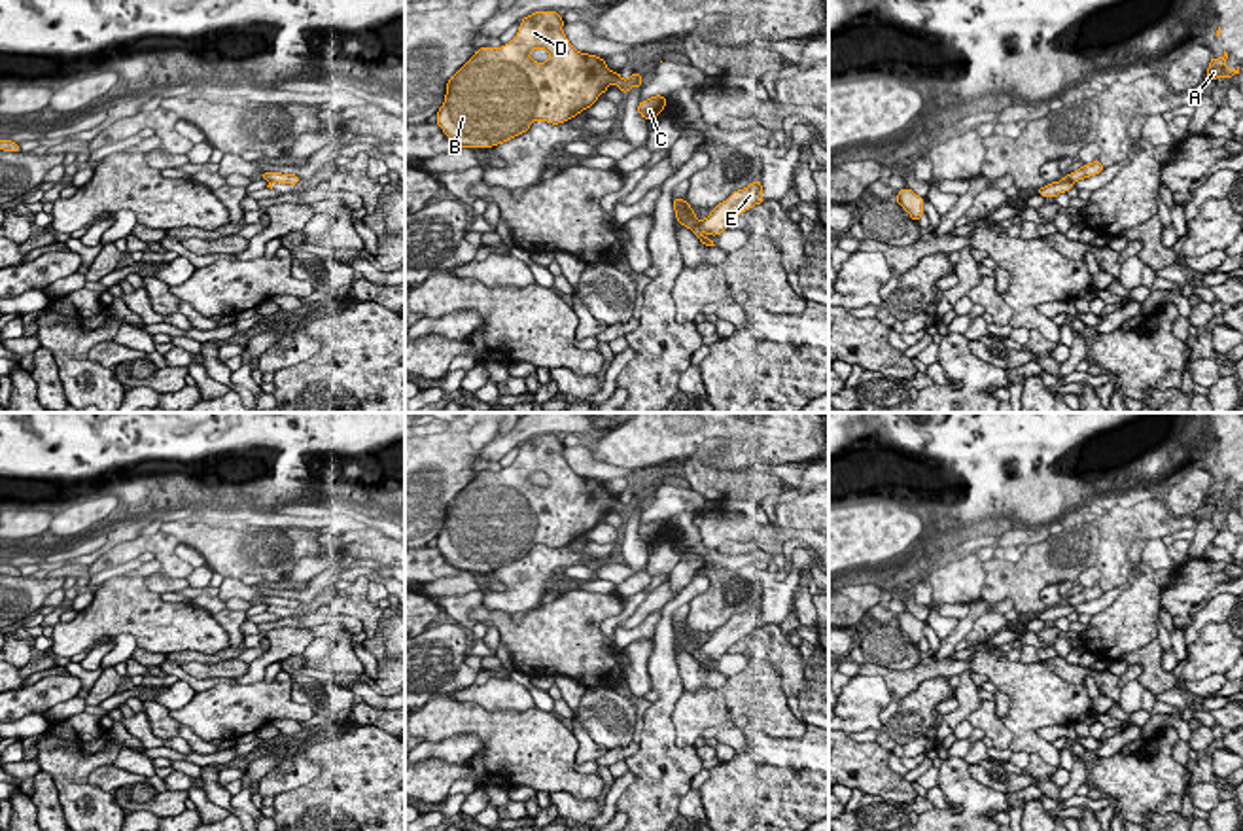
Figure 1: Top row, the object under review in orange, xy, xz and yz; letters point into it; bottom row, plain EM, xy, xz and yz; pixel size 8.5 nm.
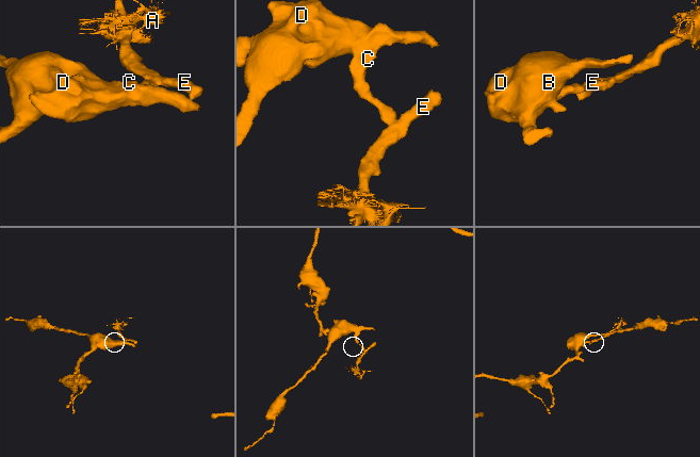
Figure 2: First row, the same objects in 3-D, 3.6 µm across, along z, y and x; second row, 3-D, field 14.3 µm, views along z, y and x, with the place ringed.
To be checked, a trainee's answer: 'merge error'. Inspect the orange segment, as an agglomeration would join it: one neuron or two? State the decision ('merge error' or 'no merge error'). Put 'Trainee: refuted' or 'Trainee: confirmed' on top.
Trainee: confirmed
merge error

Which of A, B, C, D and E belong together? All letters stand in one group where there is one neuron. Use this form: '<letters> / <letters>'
A E / B C D

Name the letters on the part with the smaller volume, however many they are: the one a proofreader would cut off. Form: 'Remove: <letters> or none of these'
Remove: A, E

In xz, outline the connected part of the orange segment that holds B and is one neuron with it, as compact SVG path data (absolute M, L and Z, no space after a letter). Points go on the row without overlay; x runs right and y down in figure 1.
M535 435L520 445L516 460L501 471L481 471L446 505L437 549L462 572L492 572L520 560L537 543L558 549L590 532L615 507L622 517L641 511L641 498L622 504L596 479L577 475L562 456L564 443Z

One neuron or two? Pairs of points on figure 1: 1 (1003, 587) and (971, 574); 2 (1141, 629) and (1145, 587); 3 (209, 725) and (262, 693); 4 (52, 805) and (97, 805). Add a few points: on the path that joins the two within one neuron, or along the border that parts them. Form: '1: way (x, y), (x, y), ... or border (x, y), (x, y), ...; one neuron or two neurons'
1: border (984, 565), (984, 587), (979, 597); two neurons
2: way (1141, 619), (1143, 597); one neuron
3: way (222, 712), (239, 710), (248, 705); one neuron
4: border (42, 769), (52, 778), (63, 811); two neurons

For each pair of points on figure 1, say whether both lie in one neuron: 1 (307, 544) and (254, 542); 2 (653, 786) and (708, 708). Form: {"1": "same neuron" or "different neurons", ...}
{"1": "same neuron", "2": "different neurons"}

